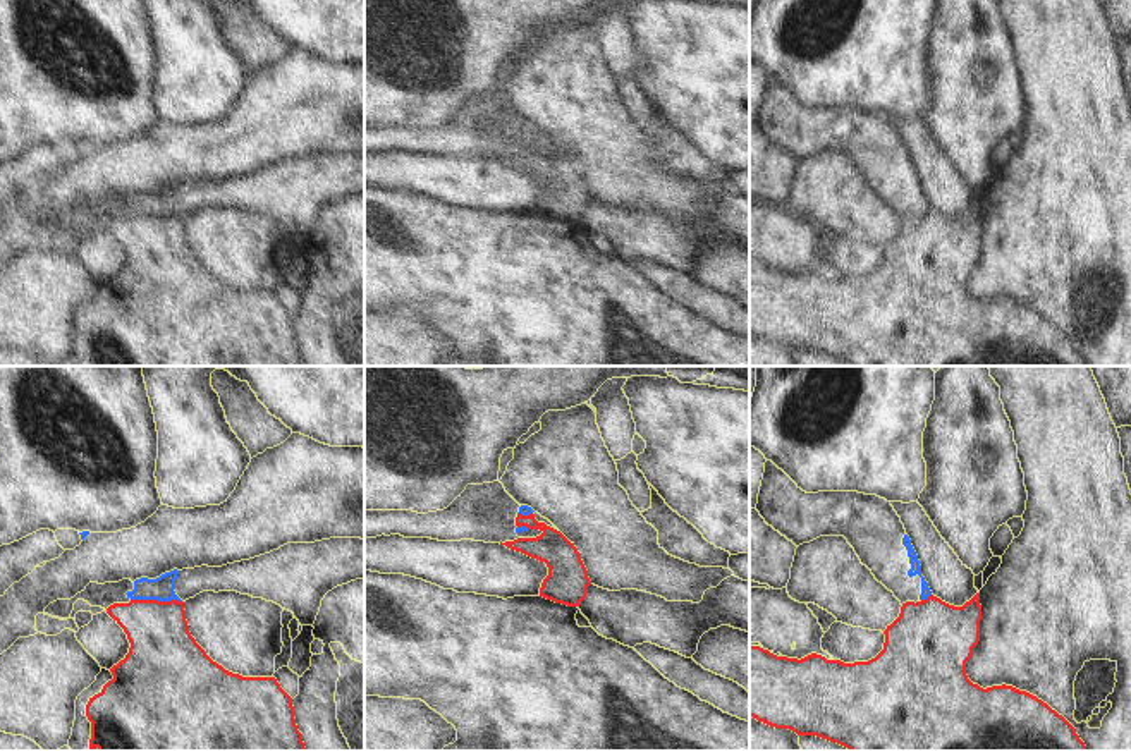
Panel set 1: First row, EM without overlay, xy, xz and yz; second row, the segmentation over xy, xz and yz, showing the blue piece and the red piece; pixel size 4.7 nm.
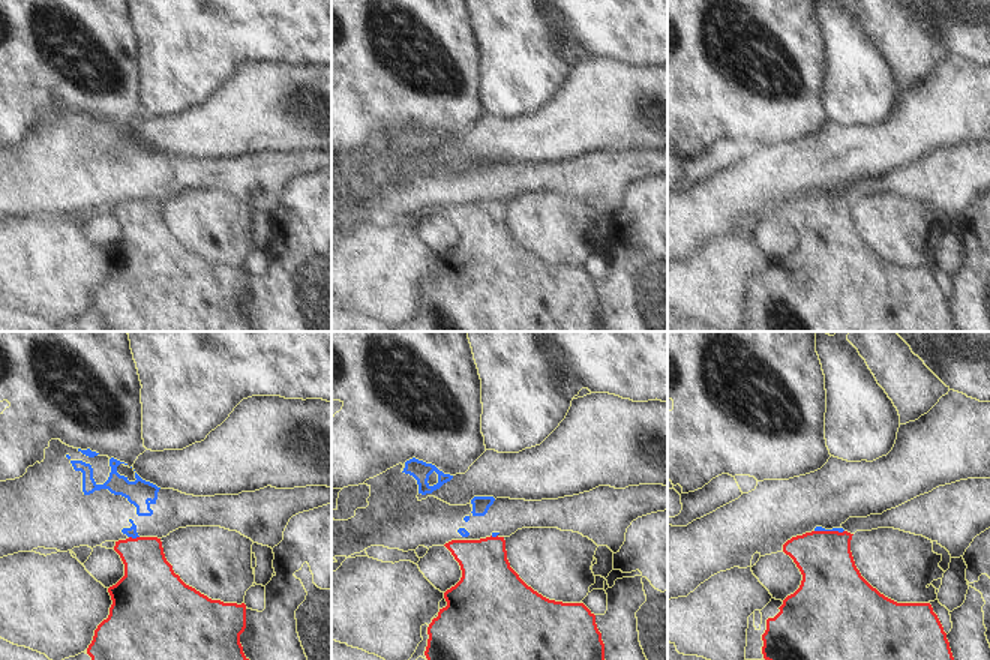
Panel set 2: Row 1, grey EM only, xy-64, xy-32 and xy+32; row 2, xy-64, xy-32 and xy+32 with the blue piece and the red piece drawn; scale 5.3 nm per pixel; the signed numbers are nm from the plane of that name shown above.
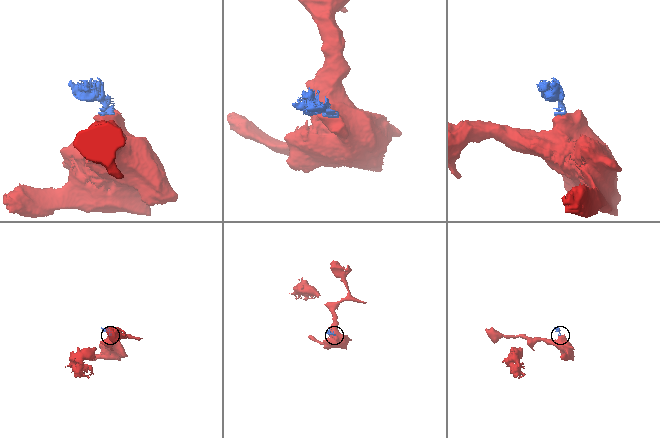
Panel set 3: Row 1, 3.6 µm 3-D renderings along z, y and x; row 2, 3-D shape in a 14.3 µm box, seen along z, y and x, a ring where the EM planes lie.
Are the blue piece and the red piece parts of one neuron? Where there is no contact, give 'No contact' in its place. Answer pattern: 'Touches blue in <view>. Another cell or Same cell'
Touches blue in xy. Another cell

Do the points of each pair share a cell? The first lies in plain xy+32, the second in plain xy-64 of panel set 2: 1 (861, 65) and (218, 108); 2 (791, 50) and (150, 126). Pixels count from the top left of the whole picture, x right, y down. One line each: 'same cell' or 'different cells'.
1: different cells
2: different cells

